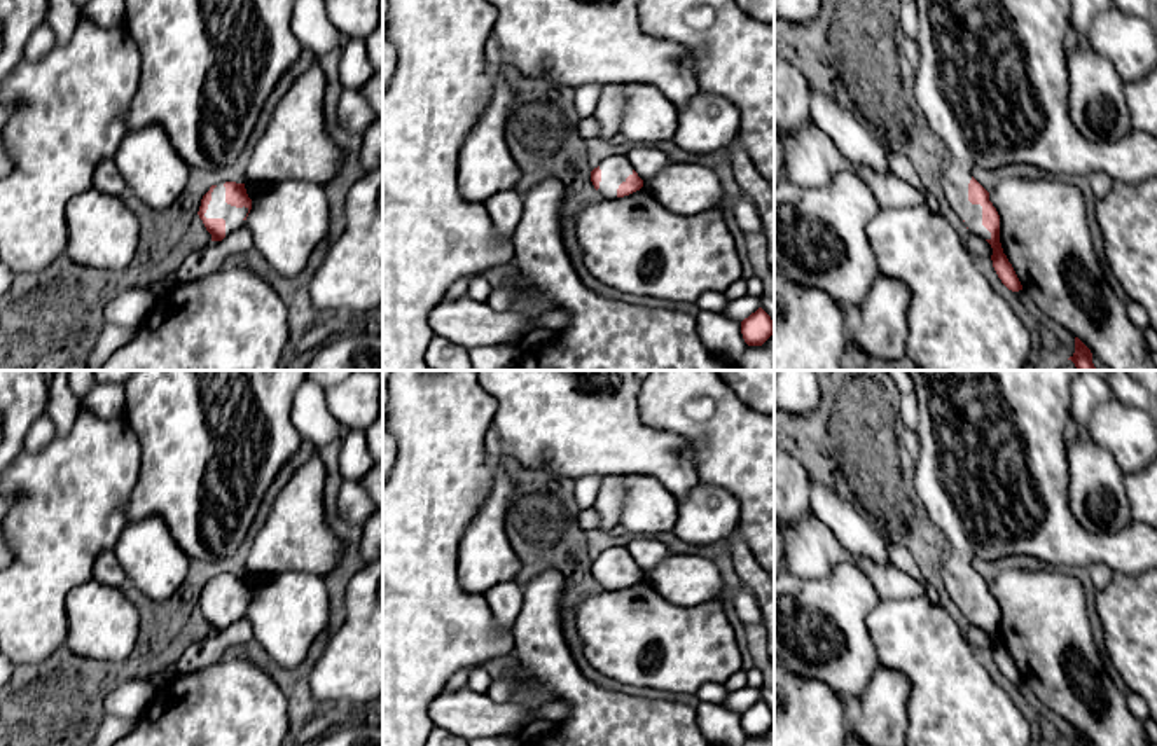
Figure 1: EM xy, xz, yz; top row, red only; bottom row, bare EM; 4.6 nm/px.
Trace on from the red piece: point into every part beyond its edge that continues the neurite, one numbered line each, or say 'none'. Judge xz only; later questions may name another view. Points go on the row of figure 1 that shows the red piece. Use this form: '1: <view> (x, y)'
1: xz (616, 168)

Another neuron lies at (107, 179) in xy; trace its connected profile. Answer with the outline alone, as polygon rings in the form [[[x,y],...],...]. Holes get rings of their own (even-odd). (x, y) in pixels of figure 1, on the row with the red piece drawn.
[[[101,159],[98,162],[93,175],[93,187],[103,194],[126,197],[128,185],[115,166],[115,159]]]

